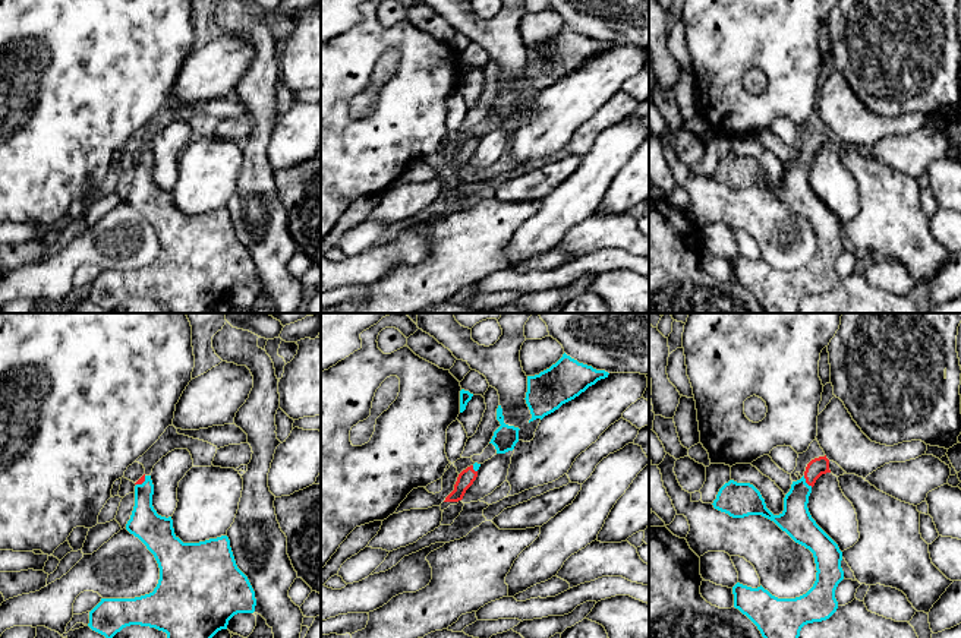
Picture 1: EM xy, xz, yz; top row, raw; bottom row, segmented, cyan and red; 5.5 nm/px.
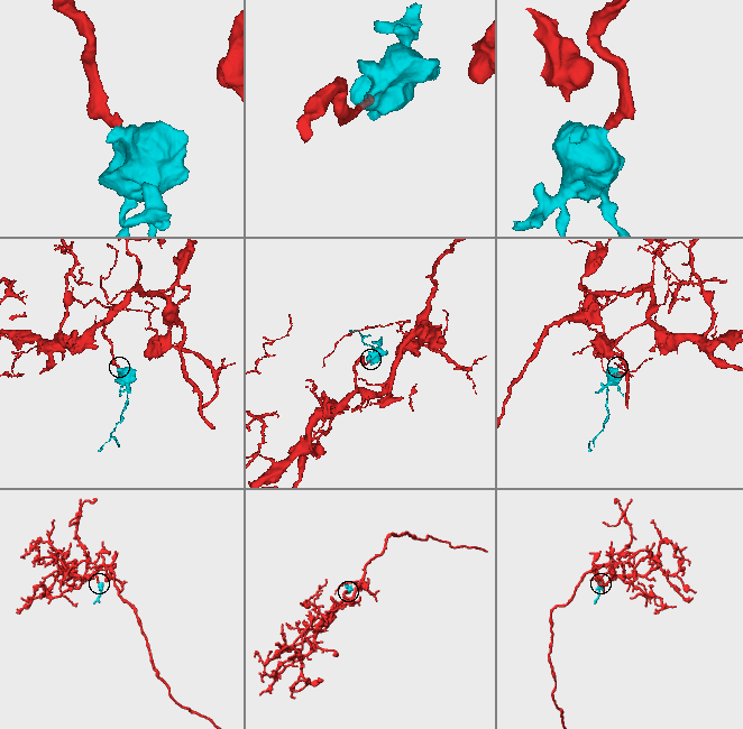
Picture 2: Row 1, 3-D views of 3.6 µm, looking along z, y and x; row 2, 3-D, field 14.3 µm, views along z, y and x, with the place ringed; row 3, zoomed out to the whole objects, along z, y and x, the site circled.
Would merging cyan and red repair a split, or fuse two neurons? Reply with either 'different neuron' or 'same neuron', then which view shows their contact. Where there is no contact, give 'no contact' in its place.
same neuron | yz

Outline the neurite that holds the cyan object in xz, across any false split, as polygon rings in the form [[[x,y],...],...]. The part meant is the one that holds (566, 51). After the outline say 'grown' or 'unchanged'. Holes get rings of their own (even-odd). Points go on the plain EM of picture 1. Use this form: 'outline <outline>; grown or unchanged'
outline [[[564,25],[549,41],[527,48],[524,72],[532,86],[529,95],[536,91],[542,92],[608,47],[608,44],[579,35]]]; unchanged

